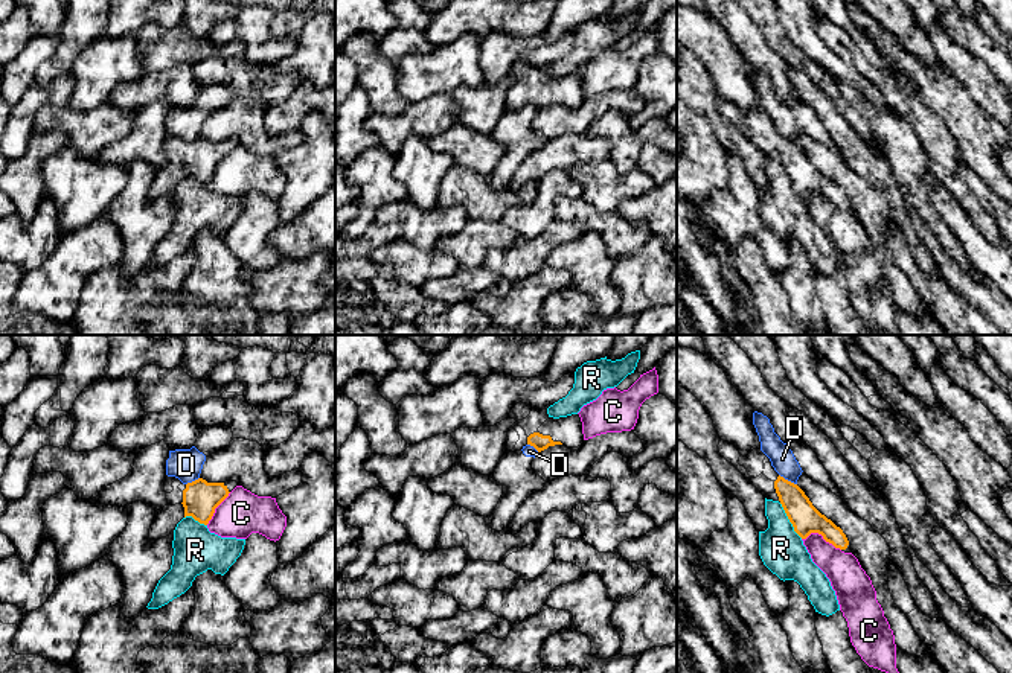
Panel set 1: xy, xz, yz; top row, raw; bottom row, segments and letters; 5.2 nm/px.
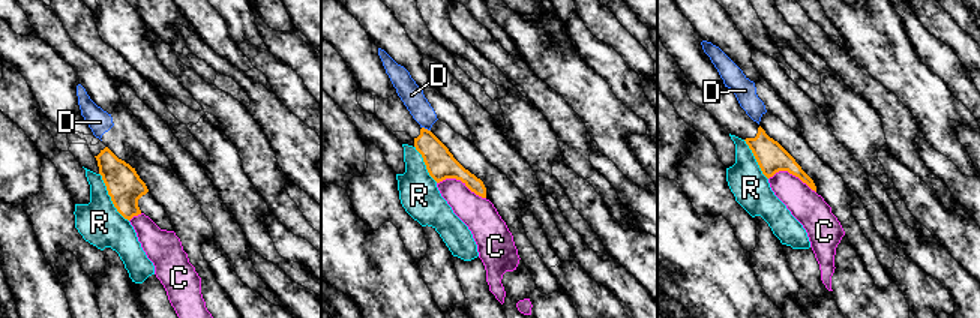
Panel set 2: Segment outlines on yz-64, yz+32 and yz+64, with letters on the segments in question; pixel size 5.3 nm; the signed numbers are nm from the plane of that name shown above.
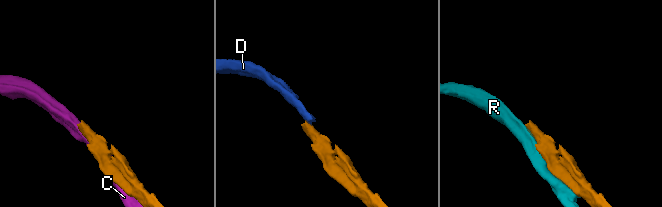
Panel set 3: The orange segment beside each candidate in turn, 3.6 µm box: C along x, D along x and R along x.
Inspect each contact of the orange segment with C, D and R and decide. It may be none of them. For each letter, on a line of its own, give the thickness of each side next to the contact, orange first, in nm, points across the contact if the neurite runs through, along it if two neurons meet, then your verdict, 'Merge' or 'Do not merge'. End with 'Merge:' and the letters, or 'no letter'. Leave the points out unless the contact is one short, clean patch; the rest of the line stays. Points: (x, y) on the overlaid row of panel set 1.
C: Thickness 160 nm (orange) against 190 nm. Do not merge
D: Thickness 160 nm (orange) against 130 nm. Boundary: yz (779, 474), (796, 484). Do not merge
R: Thickness 160 nm (orange) against 240 nm. Do not merge
Merge: no letter

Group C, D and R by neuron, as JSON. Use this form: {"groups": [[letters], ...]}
{"groups": [["C"], ["D"], ["R"]]}

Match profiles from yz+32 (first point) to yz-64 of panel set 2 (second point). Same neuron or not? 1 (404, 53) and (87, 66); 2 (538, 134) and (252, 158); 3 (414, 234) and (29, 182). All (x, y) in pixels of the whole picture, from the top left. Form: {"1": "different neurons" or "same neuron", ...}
{"1": "same neuron", "2": "different neurons", "3": "different neurons"}

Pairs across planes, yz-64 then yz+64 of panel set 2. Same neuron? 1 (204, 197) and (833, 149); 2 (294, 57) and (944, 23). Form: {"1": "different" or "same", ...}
{"1": "same", "2": "same"}

